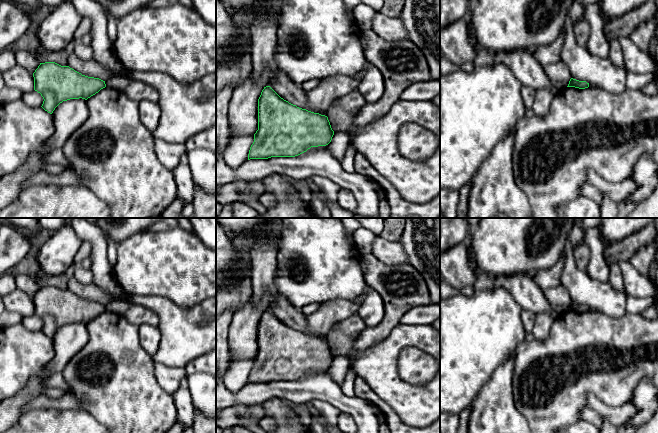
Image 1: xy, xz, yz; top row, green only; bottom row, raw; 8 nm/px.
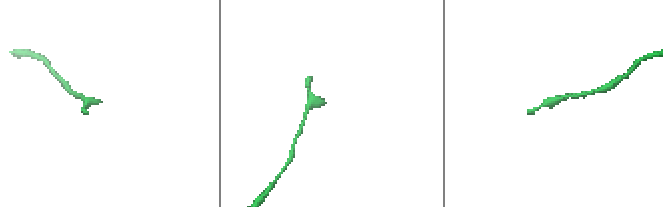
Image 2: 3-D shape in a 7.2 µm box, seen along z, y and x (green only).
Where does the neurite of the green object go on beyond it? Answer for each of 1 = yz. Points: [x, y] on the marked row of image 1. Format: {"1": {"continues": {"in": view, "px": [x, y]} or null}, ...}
{"1": {"continues": null}}

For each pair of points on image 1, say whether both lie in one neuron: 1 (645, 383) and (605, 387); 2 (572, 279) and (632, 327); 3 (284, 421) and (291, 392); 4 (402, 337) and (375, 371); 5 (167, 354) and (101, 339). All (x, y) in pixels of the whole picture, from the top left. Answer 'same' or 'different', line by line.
1: different
2: different
3: different
4: same
5: different

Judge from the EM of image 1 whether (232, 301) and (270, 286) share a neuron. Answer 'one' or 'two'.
one

